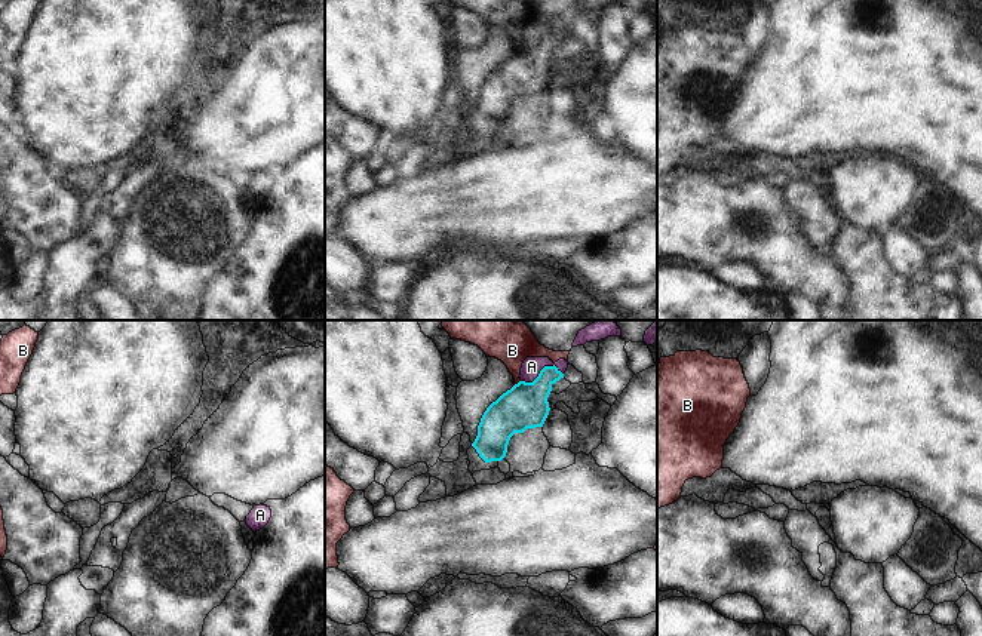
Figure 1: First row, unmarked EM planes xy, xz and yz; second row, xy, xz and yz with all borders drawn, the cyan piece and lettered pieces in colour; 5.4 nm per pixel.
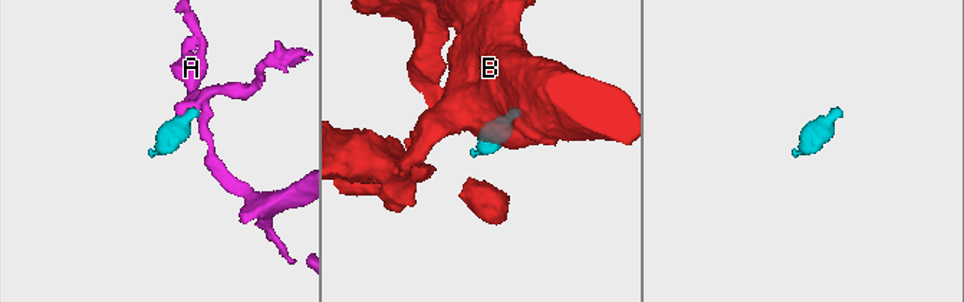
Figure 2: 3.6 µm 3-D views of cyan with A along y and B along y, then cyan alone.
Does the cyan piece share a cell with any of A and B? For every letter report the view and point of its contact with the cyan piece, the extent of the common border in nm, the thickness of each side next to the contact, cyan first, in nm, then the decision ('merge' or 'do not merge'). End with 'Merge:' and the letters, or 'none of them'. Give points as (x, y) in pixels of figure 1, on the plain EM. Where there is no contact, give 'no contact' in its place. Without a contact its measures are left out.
A: meets cyan in xz at (540, 39); contact 240 nm long; 240 nm thick on the cyan side, 110 nm on the other; do not merge
B: meets cyan in xz at (518, 51); contact 40 nm long; 240 nm thick on the cyan side, 180 nm on the other; do not merge
Merge: none of them

